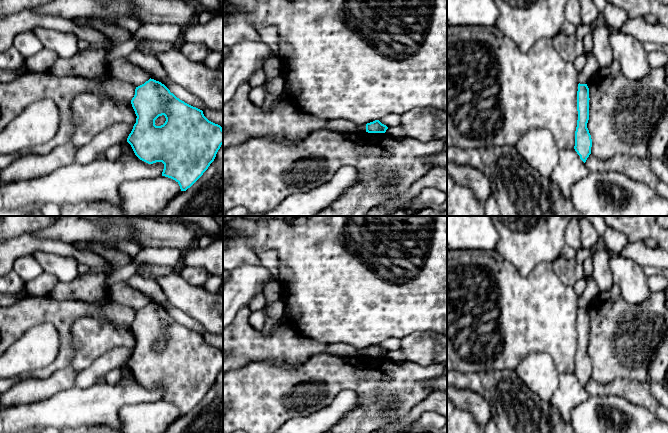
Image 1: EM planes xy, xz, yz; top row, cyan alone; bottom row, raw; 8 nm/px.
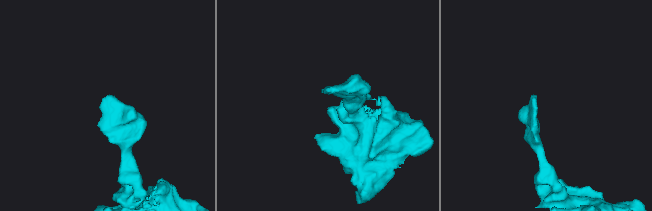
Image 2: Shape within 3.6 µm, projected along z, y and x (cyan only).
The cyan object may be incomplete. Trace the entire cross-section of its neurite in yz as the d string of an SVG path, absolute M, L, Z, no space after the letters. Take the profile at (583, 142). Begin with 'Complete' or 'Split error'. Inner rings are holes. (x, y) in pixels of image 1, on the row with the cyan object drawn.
Complete. M579 83L577 91L578 120L575 131L574 149L584 163L591 154L592 147L591 135L587 128L589 120L589 100L589 88L587 84Z

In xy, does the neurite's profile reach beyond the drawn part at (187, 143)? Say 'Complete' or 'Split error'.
Complete

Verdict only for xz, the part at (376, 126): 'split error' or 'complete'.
complete

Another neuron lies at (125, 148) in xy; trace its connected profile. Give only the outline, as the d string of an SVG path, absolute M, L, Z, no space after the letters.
M123 141L119 145L119 153L124 154L124 155L135 156L135 153L134 153L131 145L127 141Z

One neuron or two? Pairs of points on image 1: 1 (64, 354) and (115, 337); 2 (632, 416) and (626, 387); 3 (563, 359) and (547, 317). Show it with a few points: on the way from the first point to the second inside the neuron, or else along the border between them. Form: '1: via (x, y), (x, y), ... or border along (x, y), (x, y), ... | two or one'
1: border along (71, 328), (73, 356), (68, 365) | two
2: border along (606, 396), (621, 396), (651, 411) | two
3: via (562, 349), (561, 343), (551, 327) | one

